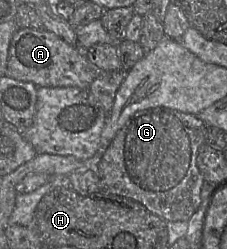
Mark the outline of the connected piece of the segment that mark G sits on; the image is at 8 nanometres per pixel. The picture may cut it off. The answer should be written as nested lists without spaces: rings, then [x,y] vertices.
[[[152,107],[136,112],[125,125],[117,132],[116,136],[106,149],[101,157],[96,171],[100,180],[100,190],[129,198],[131,200],[141,203],[153,214],[159,216],[166,222],[168,221],[188,221],[198,209],[201,204],[201,189],[204,183],[204,177],[197,166],[197,155],[200,147],[207,142],[208,126],[196,115],[190,113],[183,113],[168,107]]]

